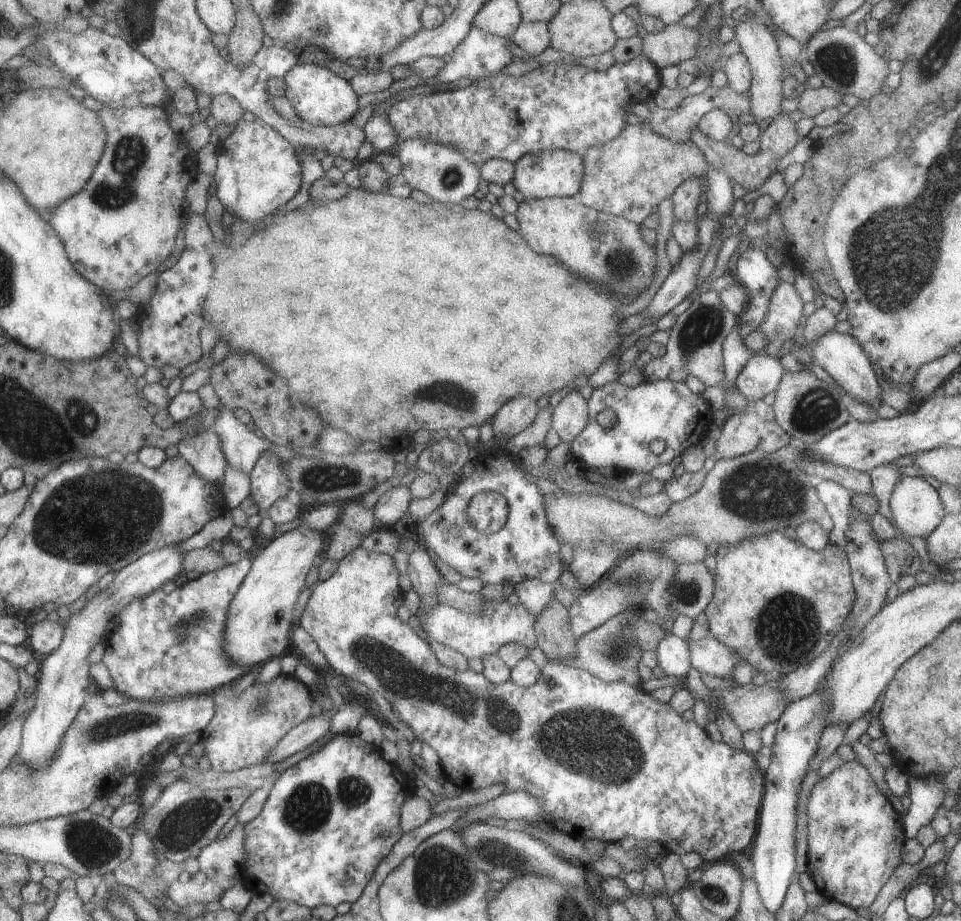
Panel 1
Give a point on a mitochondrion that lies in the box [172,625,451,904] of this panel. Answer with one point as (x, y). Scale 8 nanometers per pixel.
(307, 808)

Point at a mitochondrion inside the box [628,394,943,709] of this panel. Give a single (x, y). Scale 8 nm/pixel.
(761, 490)

